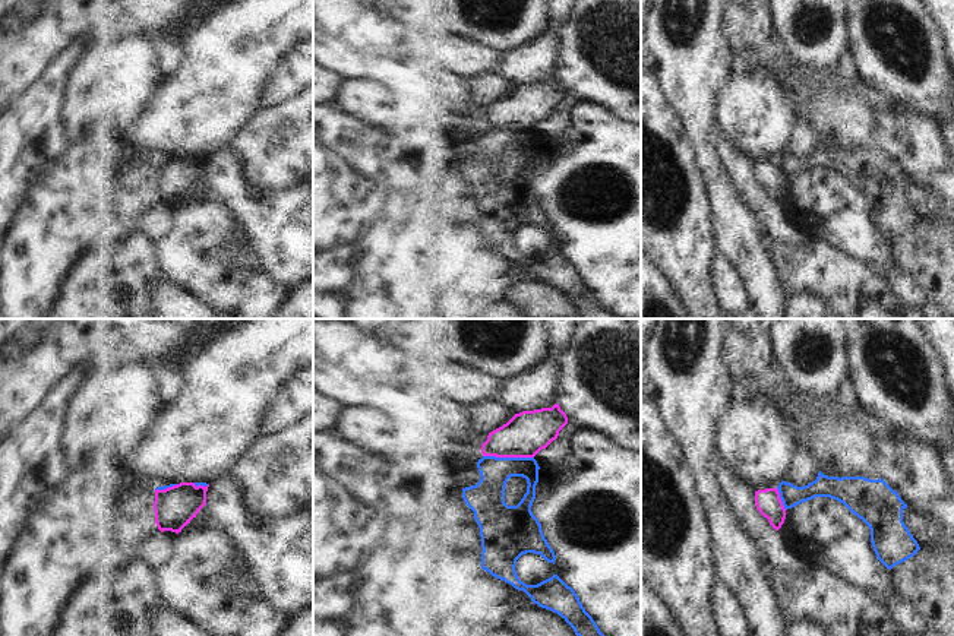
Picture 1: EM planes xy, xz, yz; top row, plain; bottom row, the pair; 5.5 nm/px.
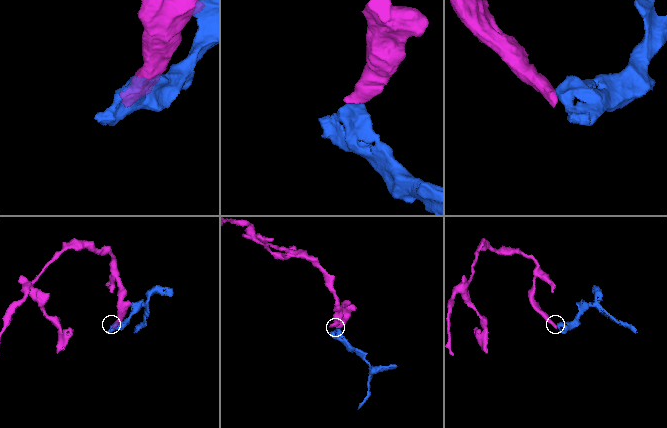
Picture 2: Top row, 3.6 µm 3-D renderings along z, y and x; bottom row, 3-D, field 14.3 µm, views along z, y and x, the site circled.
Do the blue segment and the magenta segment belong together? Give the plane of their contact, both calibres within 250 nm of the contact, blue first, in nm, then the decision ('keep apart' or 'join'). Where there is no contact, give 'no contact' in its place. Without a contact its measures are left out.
xz | 190/240 nm | keep apart

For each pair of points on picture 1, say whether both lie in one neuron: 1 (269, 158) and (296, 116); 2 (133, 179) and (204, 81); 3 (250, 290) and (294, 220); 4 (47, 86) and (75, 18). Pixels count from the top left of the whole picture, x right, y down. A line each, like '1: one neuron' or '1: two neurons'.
1: one neuron
2: two neurons
3: two neurons
4: two neurons

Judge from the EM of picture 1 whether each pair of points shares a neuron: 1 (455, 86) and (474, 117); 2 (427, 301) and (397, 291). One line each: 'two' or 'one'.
1: one
2: one

